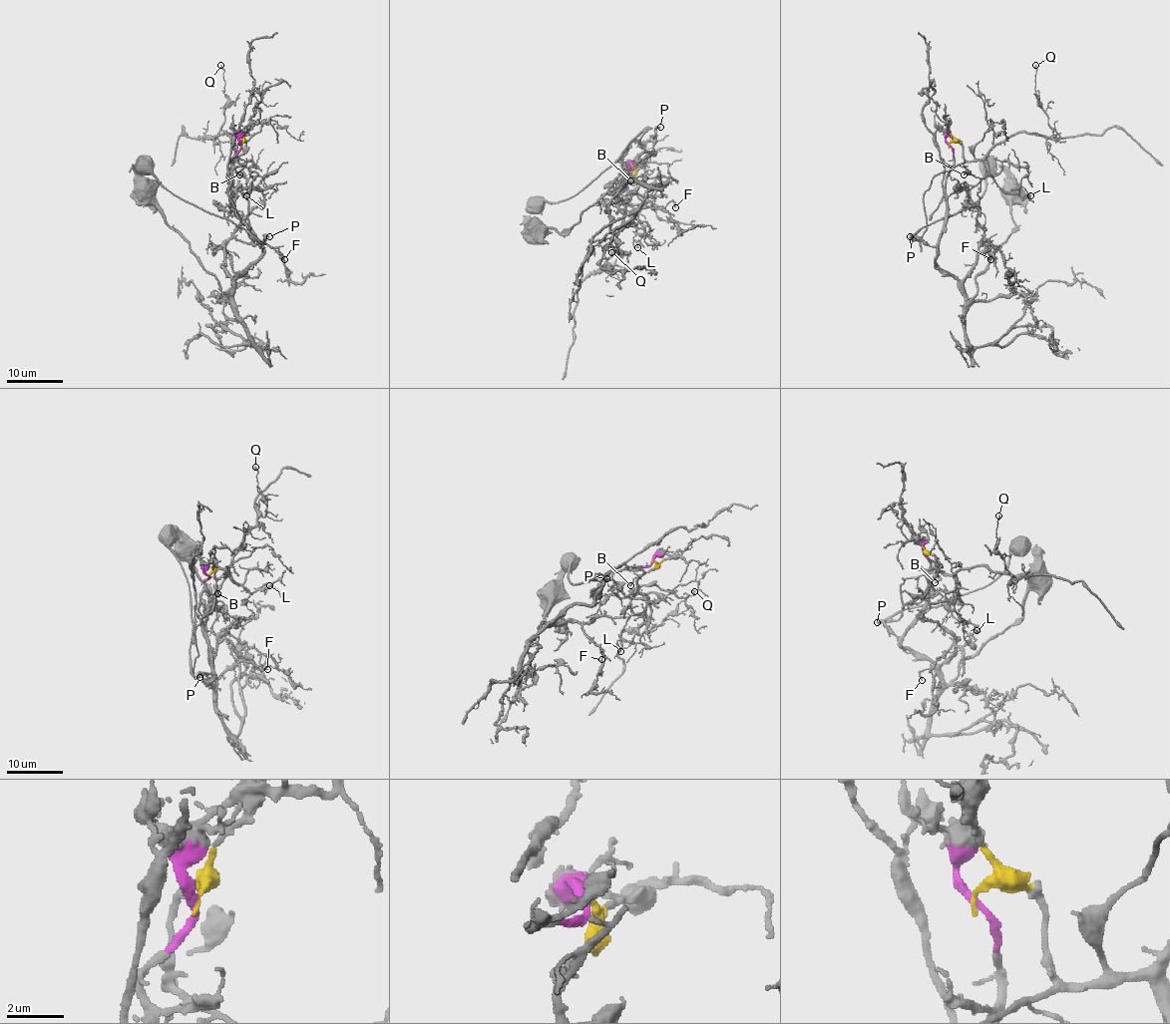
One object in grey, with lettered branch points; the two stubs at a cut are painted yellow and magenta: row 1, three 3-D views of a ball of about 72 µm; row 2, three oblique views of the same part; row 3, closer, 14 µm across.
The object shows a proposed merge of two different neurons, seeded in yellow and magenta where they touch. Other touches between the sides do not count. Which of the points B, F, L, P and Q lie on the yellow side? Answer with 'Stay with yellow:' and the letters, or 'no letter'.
Stay with yellow: B, L, Q

